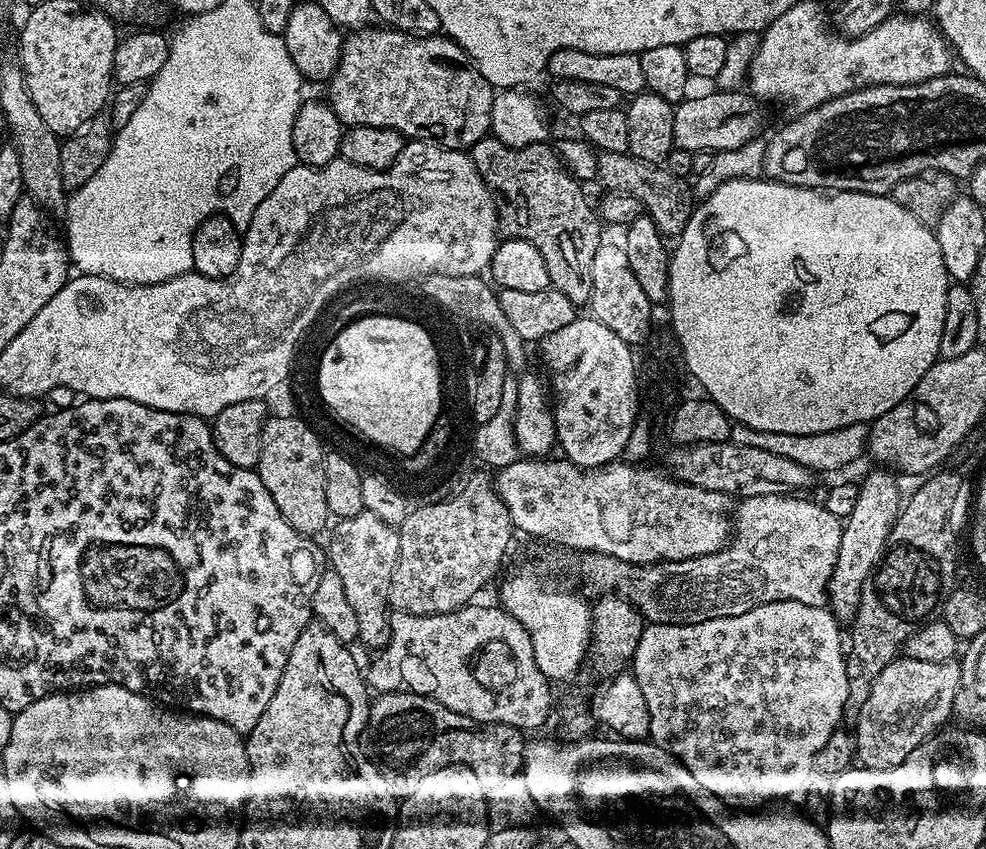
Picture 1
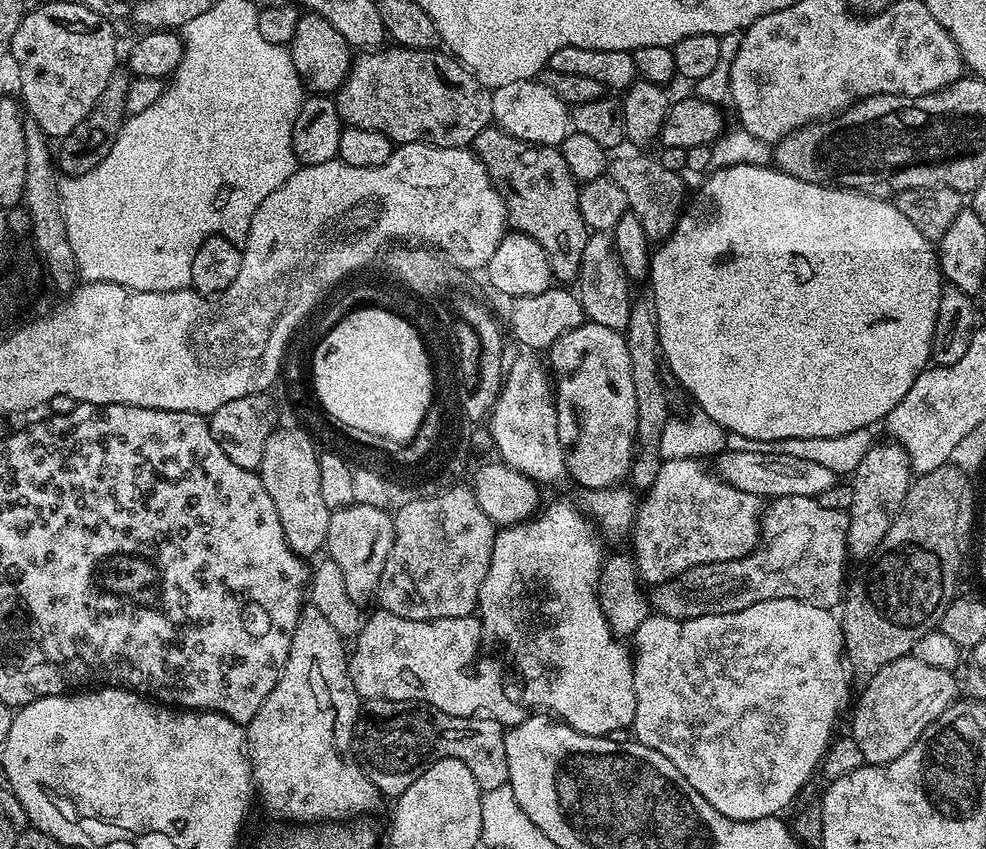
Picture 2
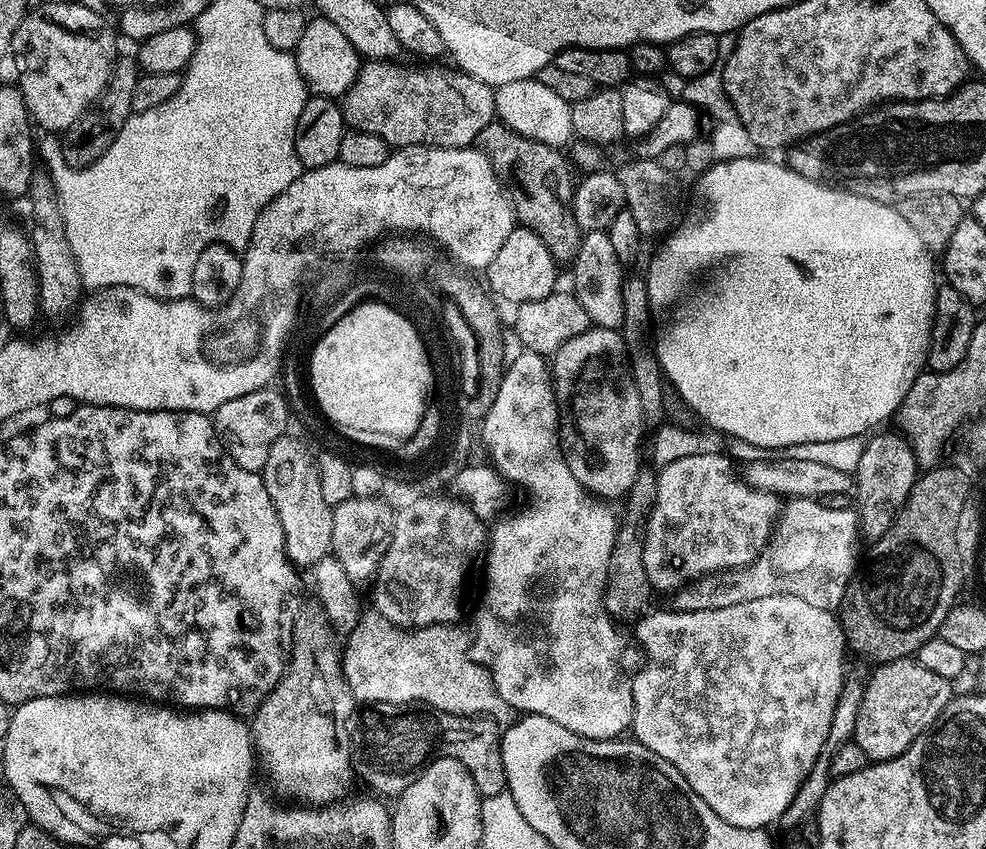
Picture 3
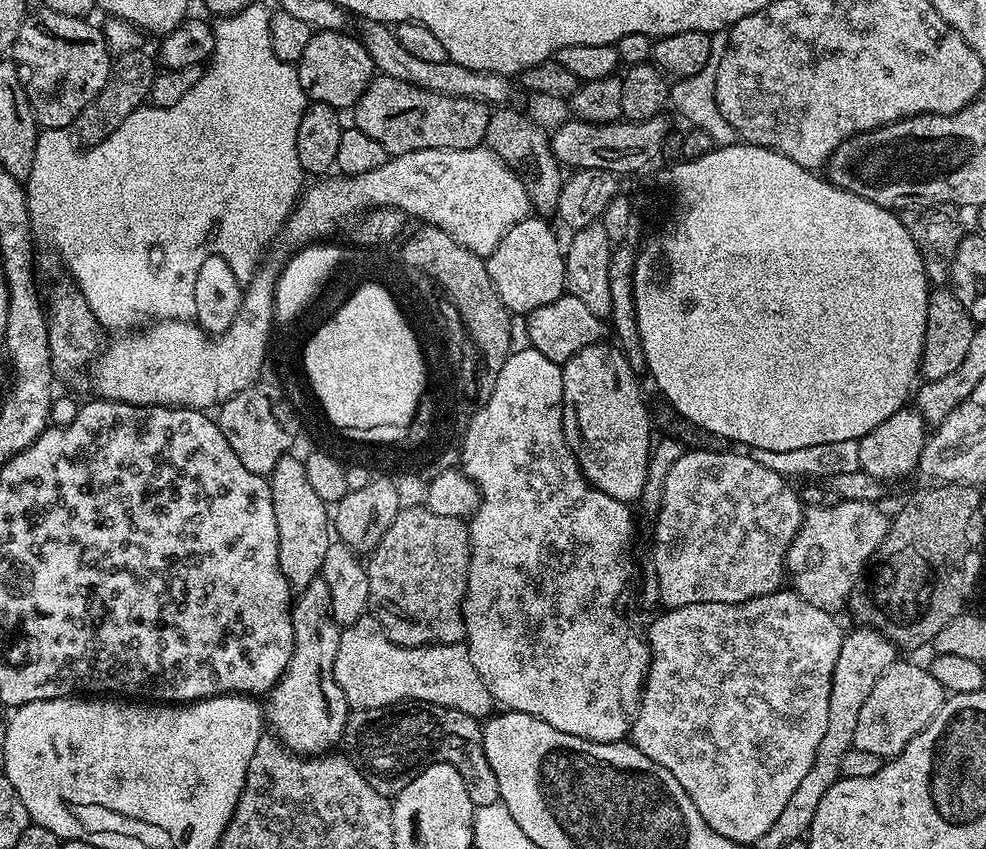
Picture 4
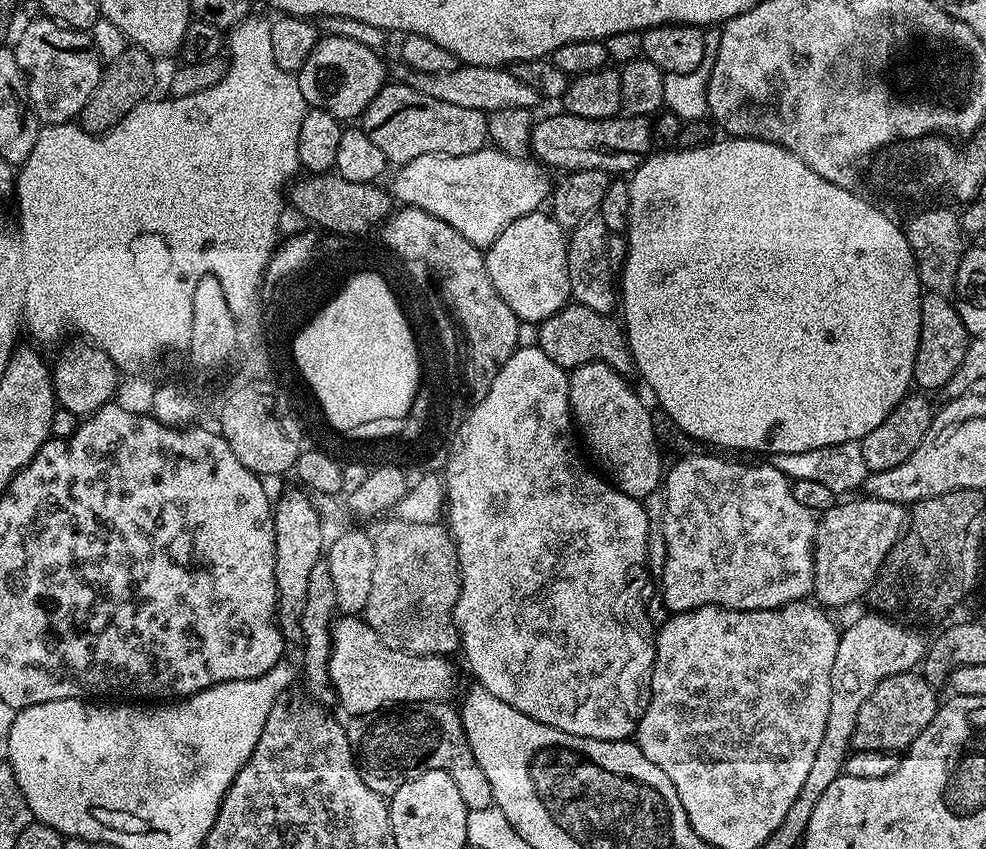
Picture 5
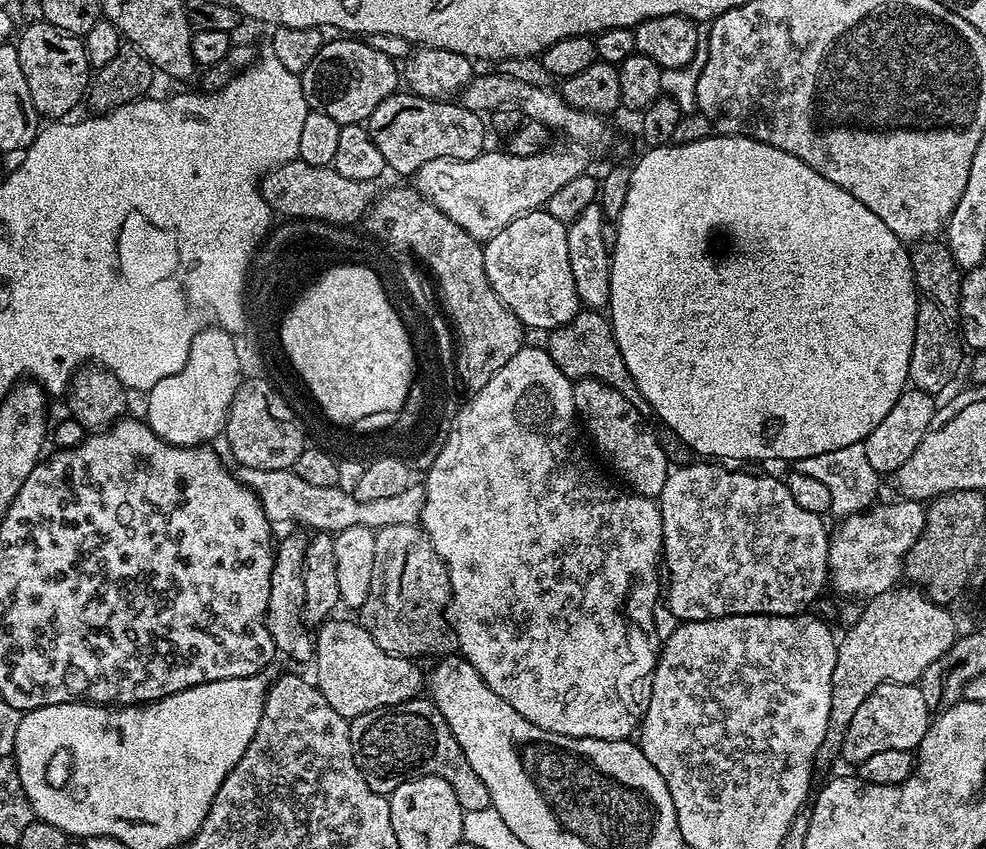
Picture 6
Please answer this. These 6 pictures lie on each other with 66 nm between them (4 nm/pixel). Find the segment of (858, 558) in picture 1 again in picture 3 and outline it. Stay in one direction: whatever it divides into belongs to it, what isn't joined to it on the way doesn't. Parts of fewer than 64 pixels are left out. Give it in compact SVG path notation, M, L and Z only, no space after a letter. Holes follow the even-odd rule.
M880 430L869 435L864 441L862 458L854 473L856 478L855 499L858 503L858 515L862 532L869 541L875 542L886 534L892 519L900 513L918 475L916 455L908 442L908 437L896 432Z

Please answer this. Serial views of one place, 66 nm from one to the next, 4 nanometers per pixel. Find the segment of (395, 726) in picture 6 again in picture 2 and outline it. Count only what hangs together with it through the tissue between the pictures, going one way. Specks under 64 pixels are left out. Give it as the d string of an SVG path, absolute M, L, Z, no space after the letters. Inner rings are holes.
M369 700L356 721L354 751L370 782L385 797L395 798L442 758L458 758L474 774L481 793L503 789L508 782L505 725L497 720L446 714L415 700Z

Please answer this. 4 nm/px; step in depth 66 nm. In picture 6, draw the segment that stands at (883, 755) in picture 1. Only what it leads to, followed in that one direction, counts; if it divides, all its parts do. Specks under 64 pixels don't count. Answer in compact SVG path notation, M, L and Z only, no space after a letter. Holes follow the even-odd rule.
M919 683L915 684L883 684L874 689L868 695L866 702L858 706L854 713L854 718L850 718L850 724L846 726L842 746L840 747L840 756L848 759L852 766L859 766L866 758L878 754L881 750L906 750L912 752L919 748L922 738L926 734L930 723L928 716L928 700L924 697L924 692L920 689Z

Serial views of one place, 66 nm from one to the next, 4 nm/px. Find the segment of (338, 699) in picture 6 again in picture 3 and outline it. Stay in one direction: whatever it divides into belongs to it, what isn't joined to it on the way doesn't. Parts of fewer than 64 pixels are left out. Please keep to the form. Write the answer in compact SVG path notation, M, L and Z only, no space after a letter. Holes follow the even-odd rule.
M375 610L361 611L358 626L347 633L342 644L342 667L344 680L348 689L352 691L353 701L361 705L370 704L418 704L430 708L437 708L455 716L475 716L487 718L497 725L507 726L514 719L514 709L498 694L498 690L487 679L468 680L464 673L466 664L466 636L464 640L463 627L451 624L439 624L409 630L394 626L394 622L386 622L382 614Z

